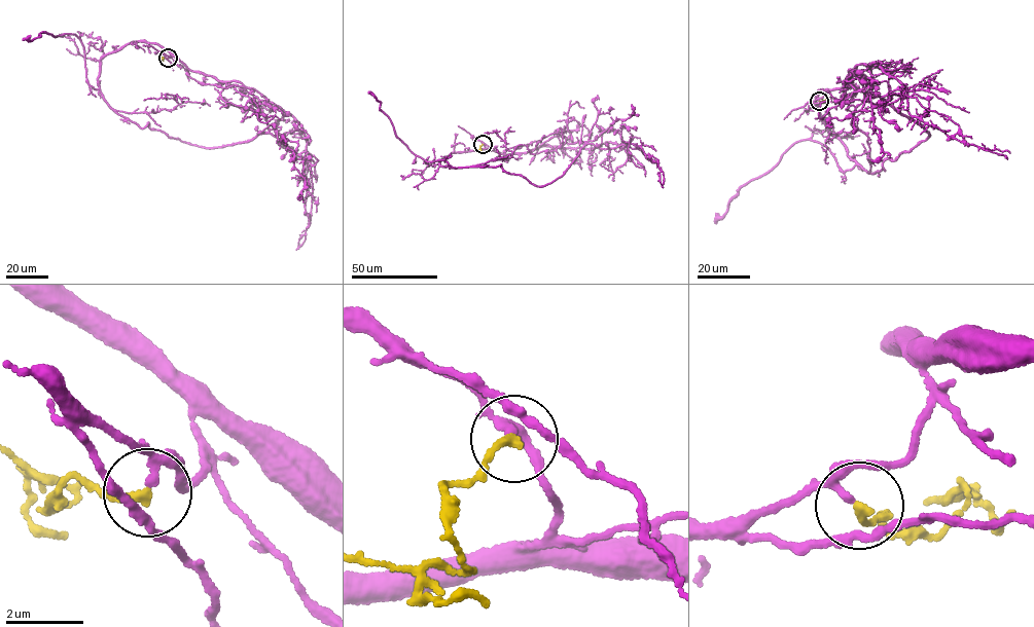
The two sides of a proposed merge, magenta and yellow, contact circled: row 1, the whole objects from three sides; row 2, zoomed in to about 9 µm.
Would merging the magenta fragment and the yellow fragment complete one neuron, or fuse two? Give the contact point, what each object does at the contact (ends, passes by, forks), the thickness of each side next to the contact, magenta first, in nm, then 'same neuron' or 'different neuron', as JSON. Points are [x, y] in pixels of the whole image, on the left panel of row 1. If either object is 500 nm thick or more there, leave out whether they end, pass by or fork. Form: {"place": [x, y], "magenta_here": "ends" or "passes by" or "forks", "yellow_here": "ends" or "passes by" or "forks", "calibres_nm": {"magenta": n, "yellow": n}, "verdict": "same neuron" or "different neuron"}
{"place": [168, 58], "magenta_here": "passes by", "yellow_here": "ends", "calibres_nm": {"magenta": 170, "yellow": 200}, "verdict": "same neuron"}

